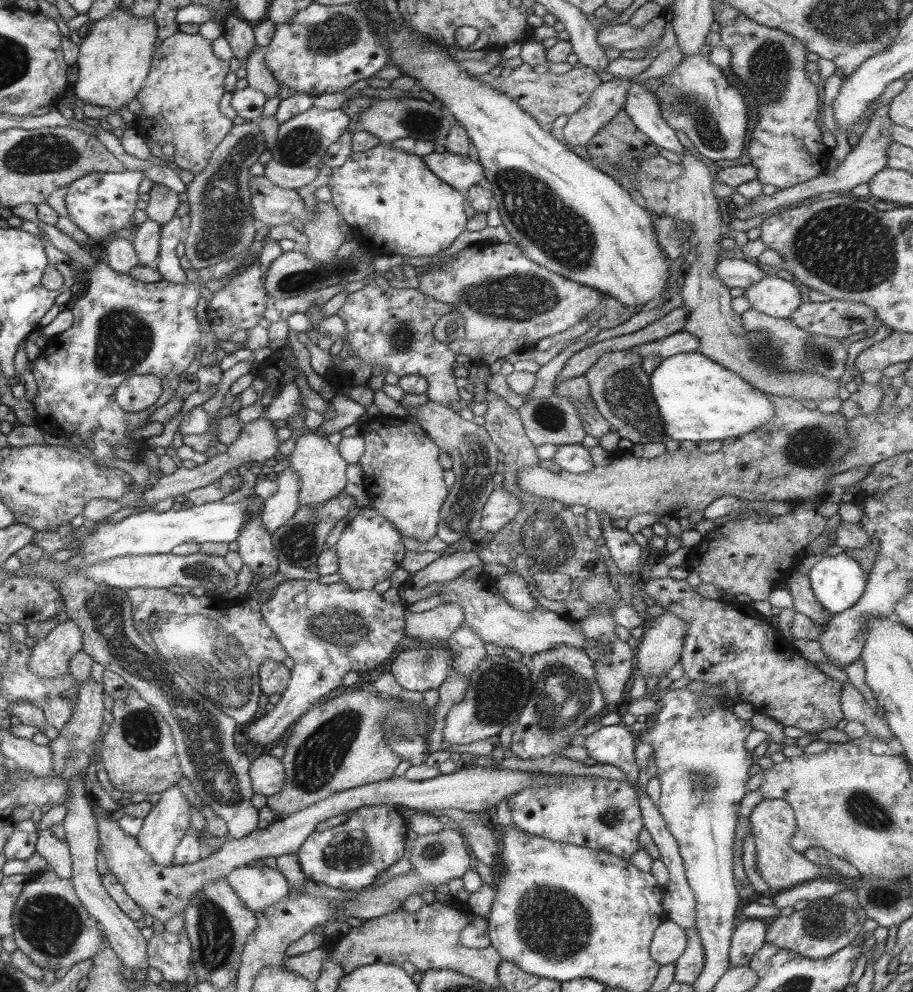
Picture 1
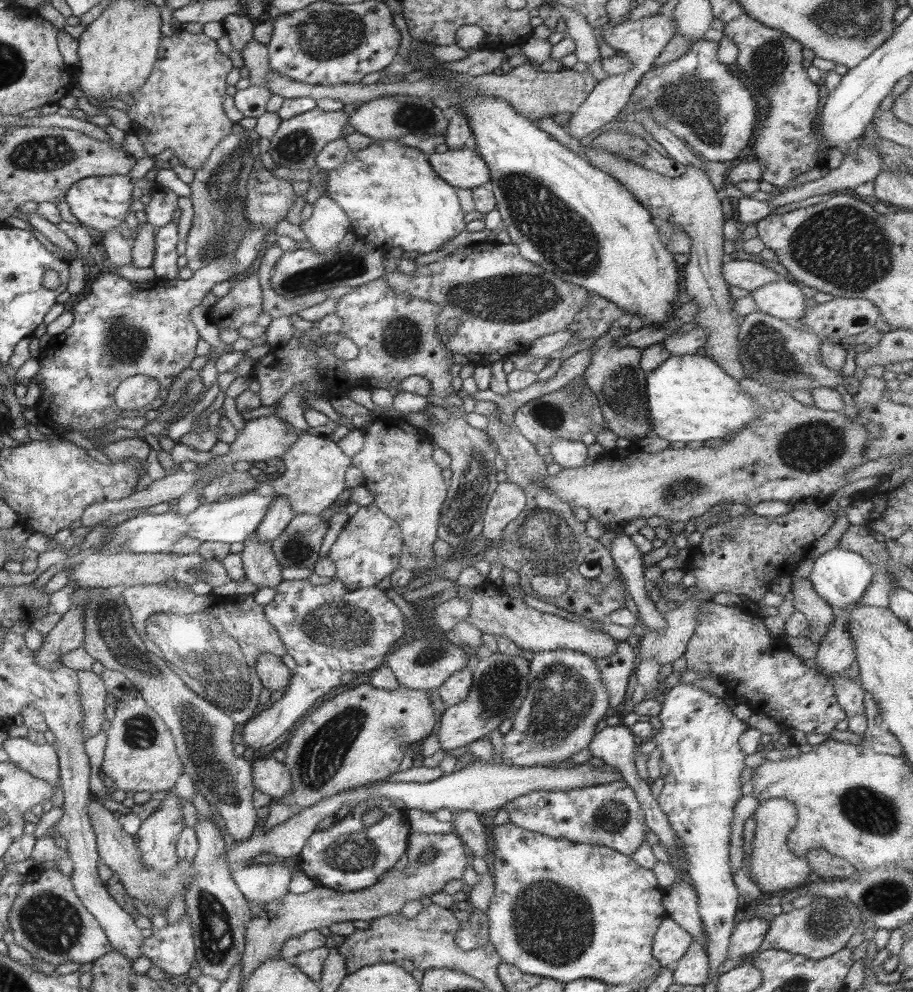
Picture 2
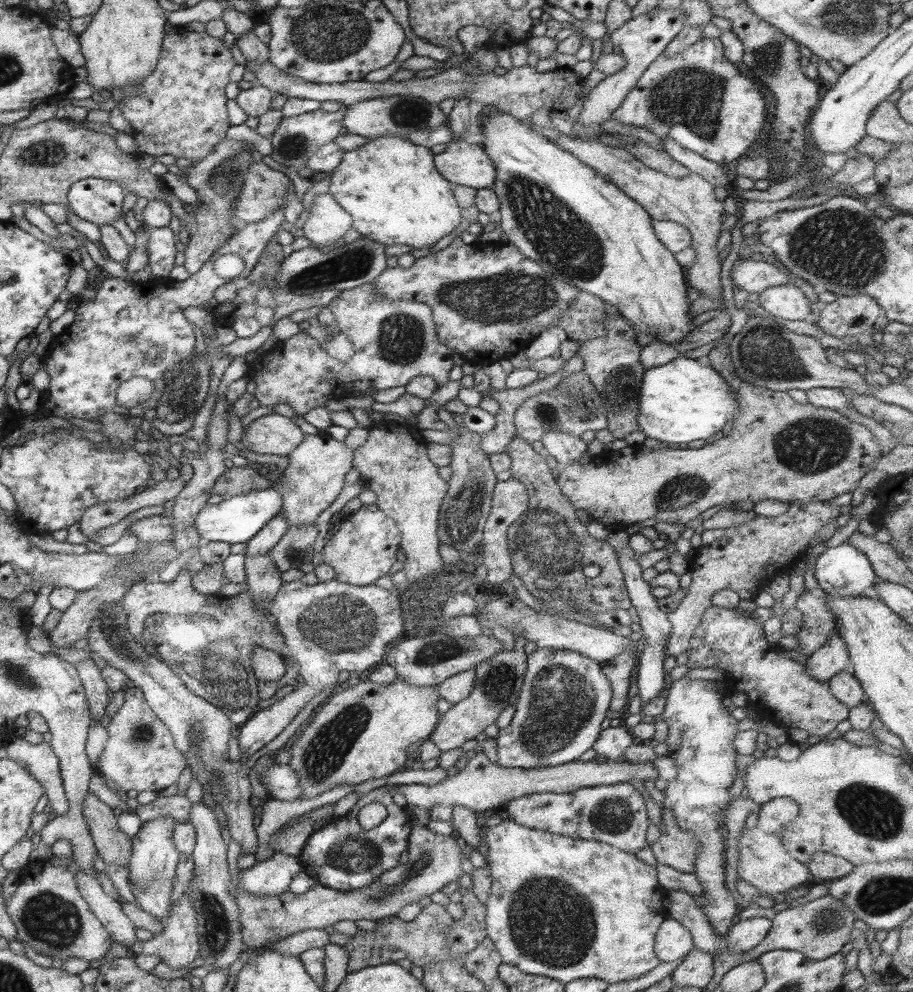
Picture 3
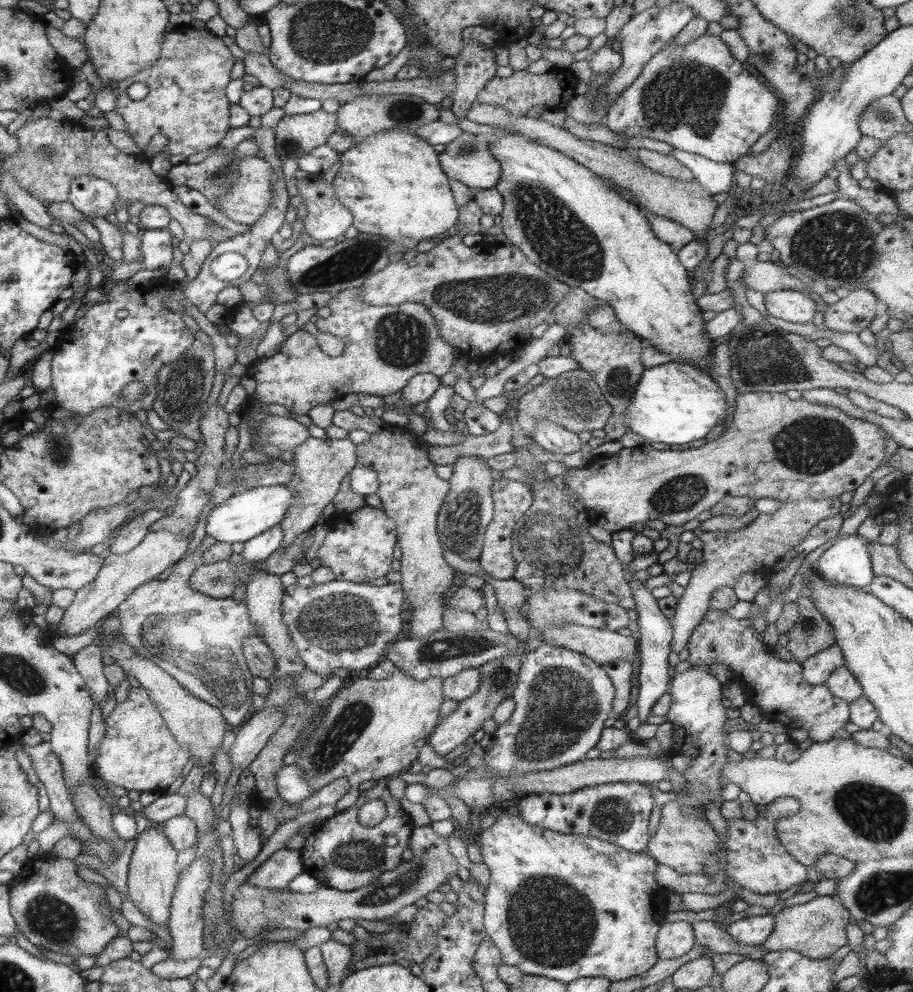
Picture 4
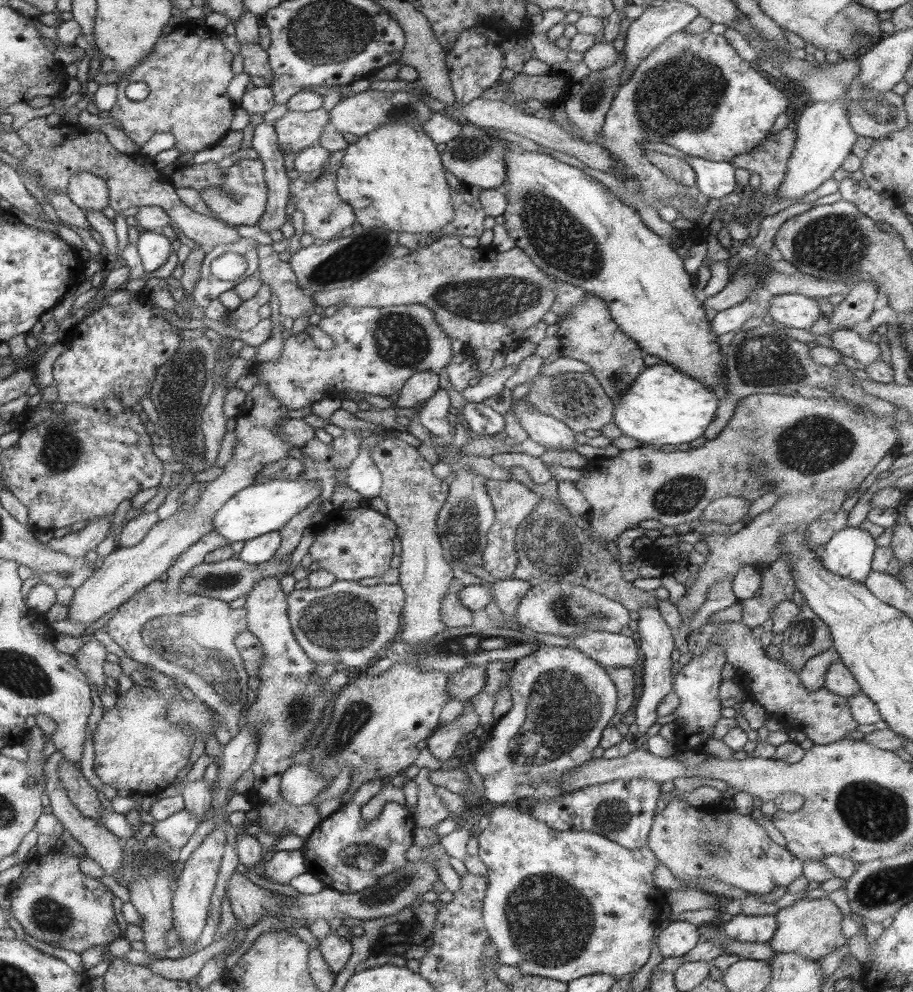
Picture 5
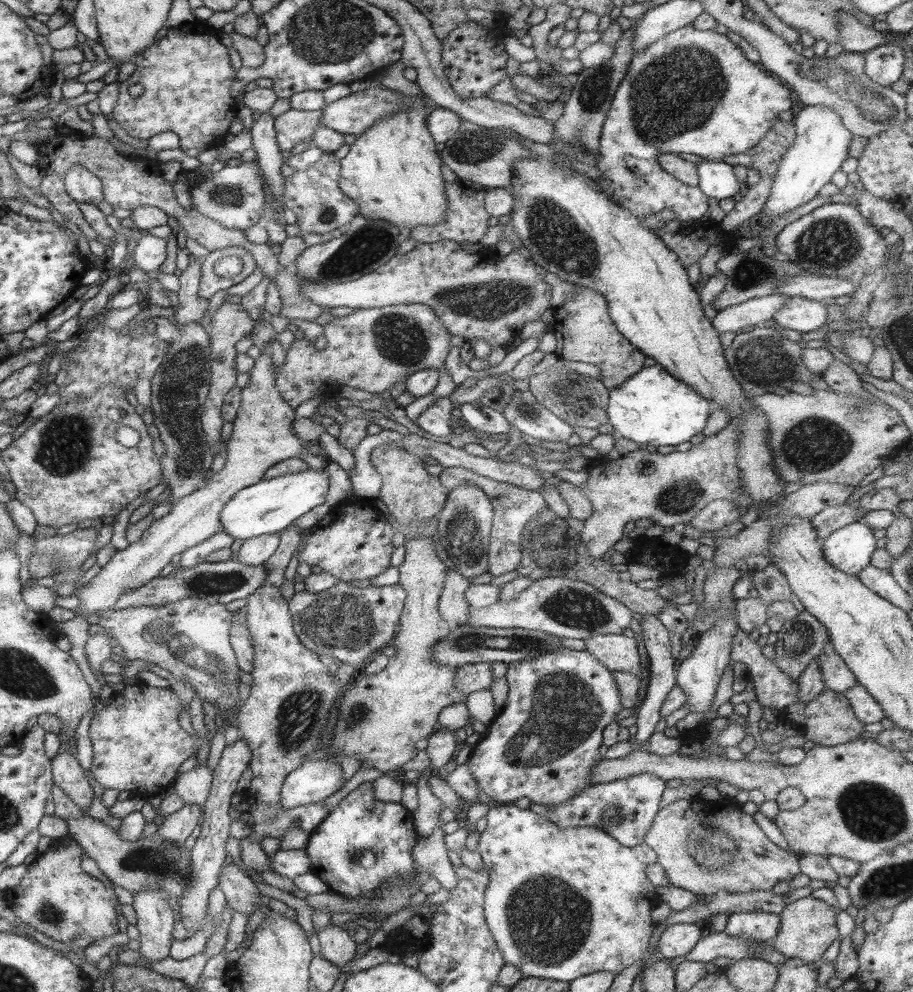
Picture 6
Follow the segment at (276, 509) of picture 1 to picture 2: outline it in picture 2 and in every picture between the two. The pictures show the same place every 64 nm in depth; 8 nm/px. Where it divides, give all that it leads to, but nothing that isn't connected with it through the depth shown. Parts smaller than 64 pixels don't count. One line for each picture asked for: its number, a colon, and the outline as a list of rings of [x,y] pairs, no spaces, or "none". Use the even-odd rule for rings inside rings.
2: [[[275,496],[275,504],[271,506],[271,512],[267,514],[267,518],[263,518],[263,524],[259,526],[259,530],[255,530],[255,536],[257,536],[257,542],[259,544],[271,544],[275,542],[283,530],[291,524],[293,516],[291,516],[291,510],[287,506],[287,502],[283,500],[283,496]]]

